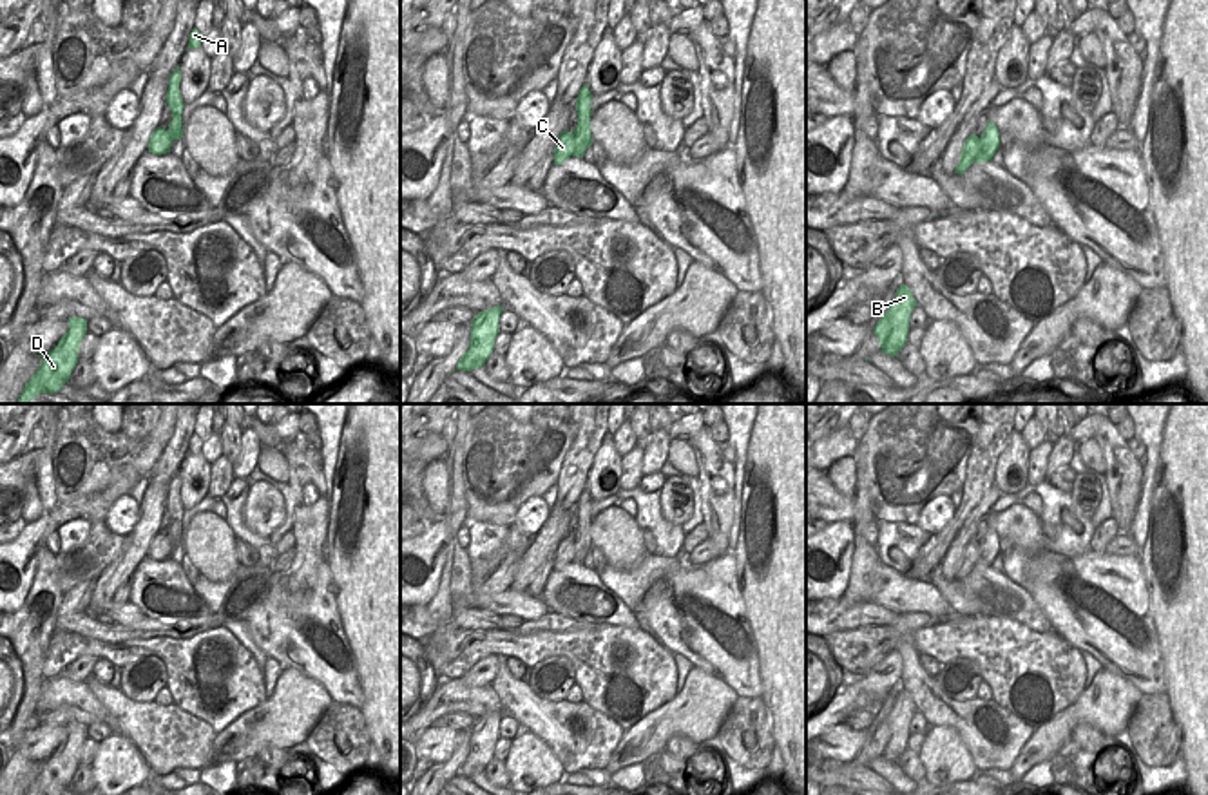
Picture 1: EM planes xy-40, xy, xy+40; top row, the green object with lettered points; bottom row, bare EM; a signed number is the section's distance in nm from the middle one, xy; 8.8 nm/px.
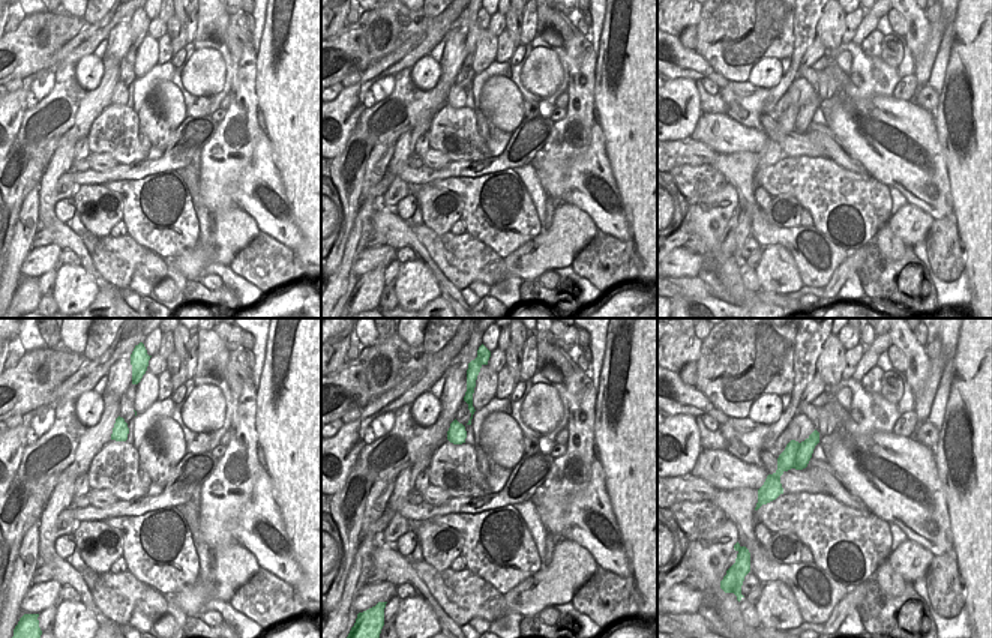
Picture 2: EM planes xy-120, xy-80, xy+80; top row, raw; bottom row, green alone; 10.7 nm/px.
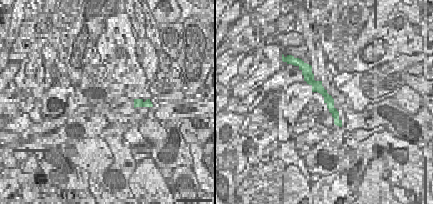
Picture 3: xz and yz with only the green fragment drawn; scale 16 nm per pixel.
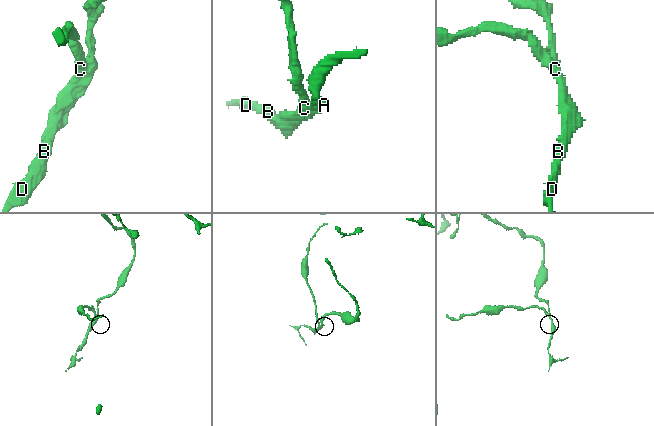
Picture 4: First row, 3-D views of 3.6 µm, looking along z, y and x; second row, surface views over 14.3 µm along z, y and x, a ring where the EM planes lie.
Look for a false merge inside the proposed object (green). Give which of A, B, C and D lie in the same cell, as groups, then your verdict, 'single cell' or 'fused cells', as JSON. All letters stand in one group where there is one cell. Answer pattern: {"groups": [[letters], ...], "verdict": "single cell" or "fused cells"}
{"groups": [["A", "B", "D"], ["C"]], "verdict": "fused cells"}

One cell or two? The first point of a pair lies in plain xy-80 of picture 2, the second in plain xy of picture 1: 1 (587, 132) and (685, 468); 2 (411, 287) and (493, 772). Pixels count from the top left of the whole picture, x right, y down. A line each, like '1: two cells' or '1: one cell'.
1: two cells
2: two cells

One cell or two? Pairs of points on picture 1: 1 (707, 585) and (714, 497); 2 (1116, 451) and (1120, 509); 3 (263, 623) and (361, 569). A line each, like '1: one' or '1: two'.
1: one
2: one
3: two

